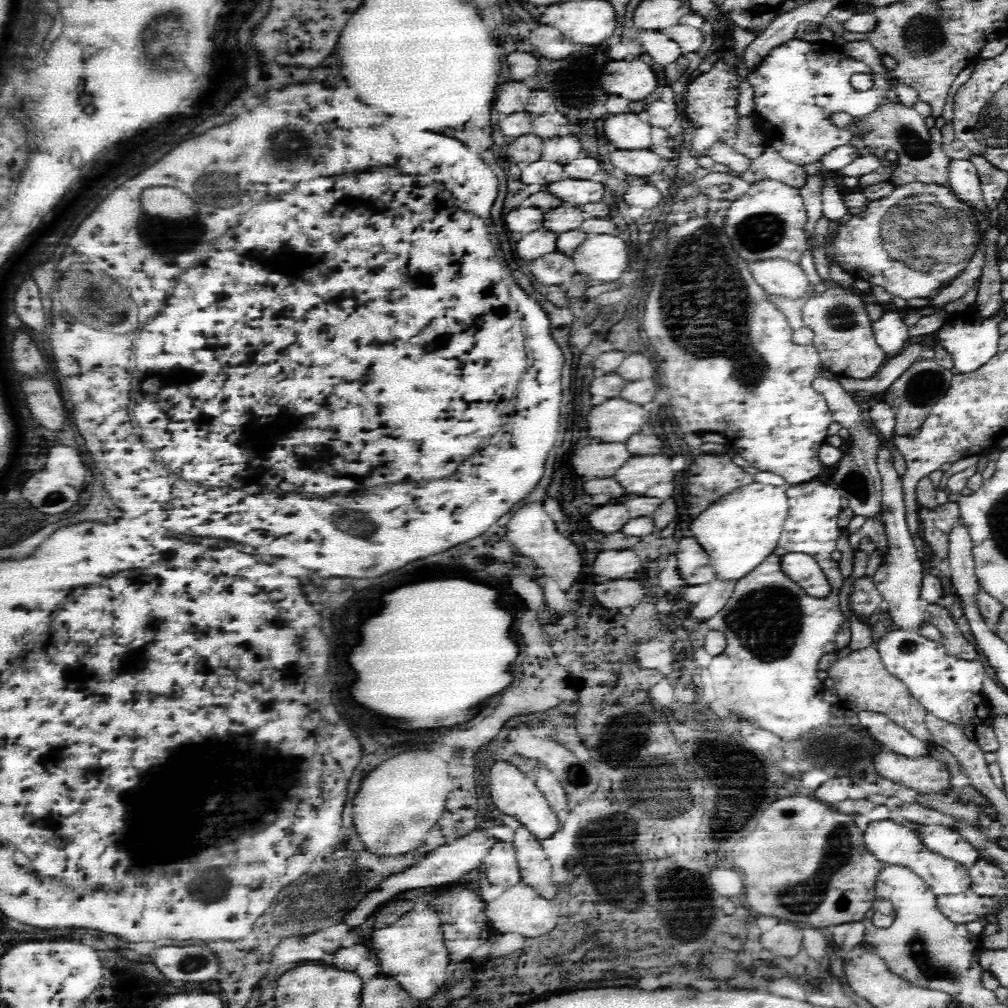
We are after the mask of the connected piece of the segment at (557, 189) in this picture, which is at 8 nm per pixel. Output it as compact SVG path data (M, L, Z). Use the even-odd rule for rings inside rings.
M560 180L548 184L548 188L556 198L564 202L576 202L582 206L590 202L600 202L606 194L606 188L592 180Z

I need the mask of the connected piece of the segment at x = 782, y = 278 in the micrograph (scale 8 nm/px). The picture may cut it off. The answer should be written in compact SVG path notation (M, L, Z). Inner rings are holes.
M768 258L758 264L750 264L756 282L762 286L766 298L778 296L782 300L806 300L808 280L800 264L790 264L782 258Z

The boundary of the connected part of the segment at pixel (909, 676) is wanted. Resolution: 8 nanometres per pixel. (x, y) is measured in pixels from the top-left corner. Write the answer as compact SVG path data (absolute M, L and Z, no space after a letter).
M892 630L882 636L874 646L878 648L886 670L906 684L910 696L928 714L946 720L954 726L964 726L964 730L968 730L970 742L980 746L984 752L996 752L1000 748L1000 742L992 728L992 718L988 716L986 704L980 696L982 680L986 678L986 672L980 662L948 656L942 642L932 642L920 636L920 632L910 630Z

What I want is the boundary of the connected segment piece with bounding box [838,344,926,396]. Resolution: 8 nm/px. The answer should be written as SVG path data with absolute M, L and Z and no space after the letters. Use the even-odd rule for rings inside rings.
M906 344L906 348L898 356L886 360L886 364L876 372L876 376L872 376L868 380L838 378L838 382L850 394L864 394L864 396L884 394L912 364L916 364L918 360L922 360L920 352L924 348L926 346L922 346L922 344Z

